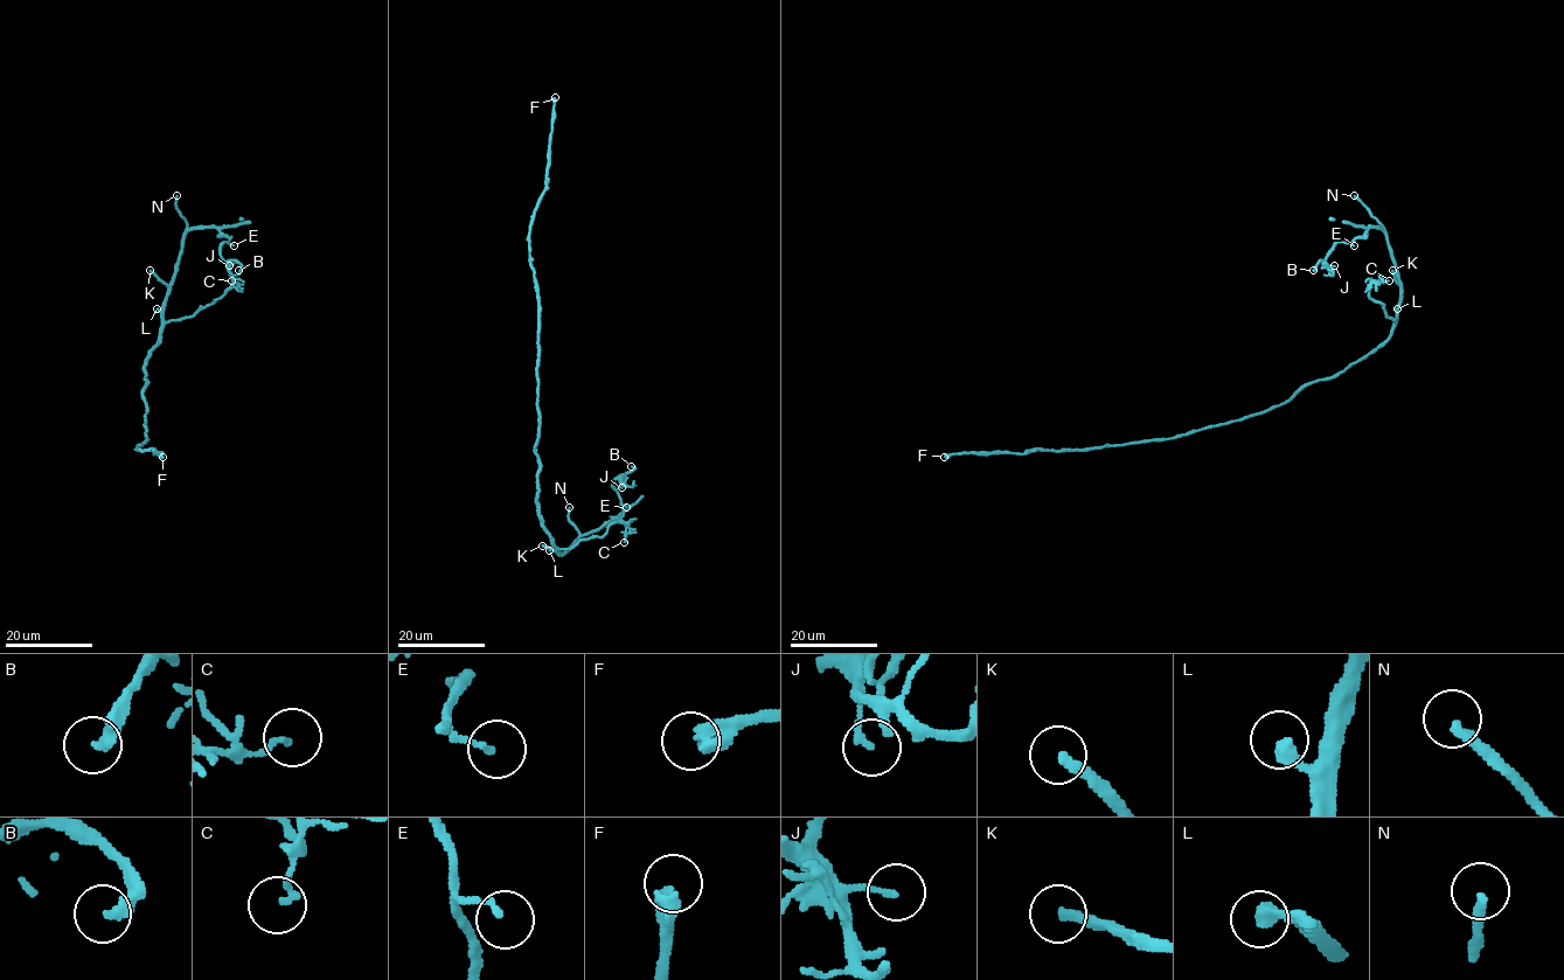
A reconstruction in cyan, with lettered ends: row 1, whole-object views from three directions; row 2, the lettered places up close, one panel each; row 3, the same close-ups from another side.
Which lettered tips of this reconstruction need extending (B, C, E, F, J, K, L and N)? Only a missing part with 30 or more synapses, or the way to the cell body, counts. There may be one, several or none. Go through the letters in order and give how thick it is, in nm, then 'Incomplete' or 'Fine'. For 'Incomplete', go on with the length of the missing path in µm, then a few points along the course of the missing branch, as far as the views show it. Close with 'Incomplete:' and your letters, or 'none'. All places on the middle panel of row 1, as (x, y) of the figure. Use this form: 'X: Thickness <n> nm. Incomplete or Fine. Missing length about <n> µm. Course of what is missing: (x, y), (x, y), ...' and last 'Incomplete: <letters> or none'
B: Thickness 280 nm. Fine
C: Thickness 140 nm. Fine
E: Thickness 150 nm. Fine
F: Thickness 400 nm. Incomplete. Missing length about 200 µm
J: Thickness 160 nm. Fine
K: Thickness 280 nm. Incomplete. Missing length about 50 µm
L: Thickness 400 nm. Fine
N: Thickness 240 nm. Incomplete. Missing length about 40 µm. Course of what is missing: (569, 507), (562, 478), (550, 467), (527, 463), (512, 450), (512, 442)
Incomplete: F, K, N

